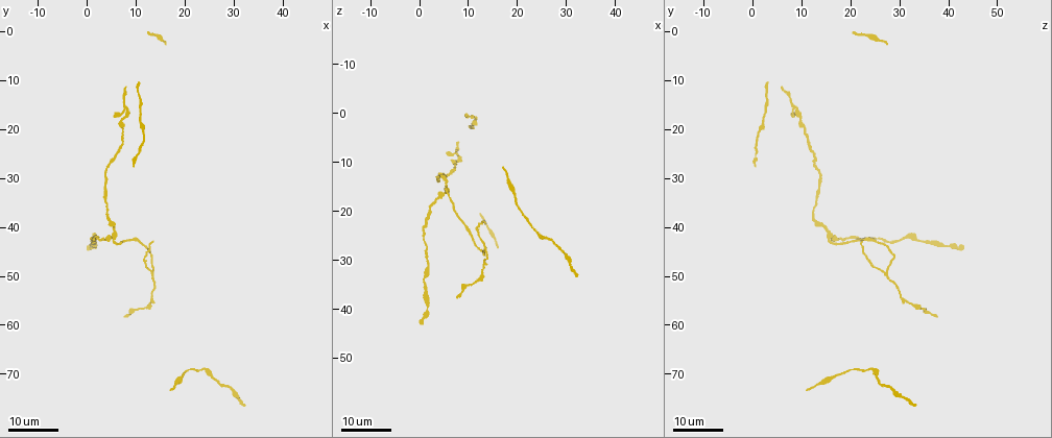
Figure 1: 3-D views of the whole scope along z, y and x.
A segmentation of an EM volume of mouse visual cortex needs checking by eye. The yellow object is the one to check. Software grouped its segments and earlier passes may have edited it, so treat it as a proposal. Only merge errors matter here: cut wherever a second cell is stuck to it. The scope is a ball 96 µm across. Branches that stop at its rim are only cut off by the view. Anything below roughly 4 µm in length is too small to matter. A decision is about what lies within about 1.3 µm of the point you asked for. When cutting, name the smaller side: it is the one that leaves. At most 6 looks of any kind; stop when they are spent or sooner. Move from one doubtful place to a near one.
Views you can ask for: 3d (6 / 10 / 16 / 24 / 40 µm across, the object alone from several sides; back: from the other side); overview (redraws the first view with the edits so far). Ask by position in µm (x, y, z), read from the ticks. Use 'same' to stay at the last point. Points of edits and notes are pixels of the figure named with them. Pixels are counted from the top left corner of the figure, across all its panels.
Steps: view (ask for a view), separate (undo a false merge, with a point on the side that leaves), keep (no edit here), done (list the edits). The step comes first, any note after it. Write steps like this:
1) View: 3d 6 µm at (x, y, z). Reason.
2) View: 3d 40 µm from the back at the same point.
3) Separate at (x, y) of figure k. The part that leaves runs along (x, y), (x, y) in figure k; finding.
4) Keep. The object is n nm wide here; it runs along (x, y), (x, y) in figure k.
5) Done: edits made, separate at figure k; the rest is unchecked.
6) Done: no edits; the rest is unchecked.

View: 3d 16 µm at (23.0, 69.5, 23.5).

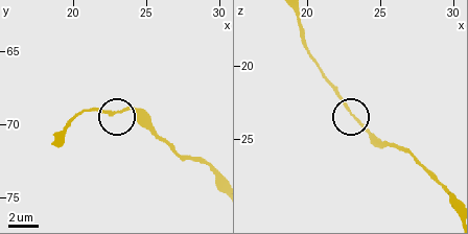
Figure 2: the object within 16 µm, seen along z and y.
View: 3d 10 µm at (23.4, 69.2, 23.8). Zoom in.

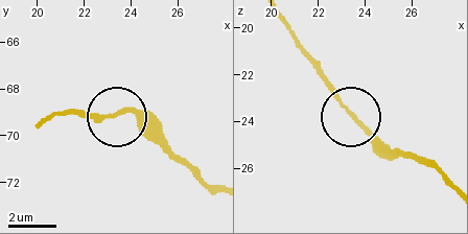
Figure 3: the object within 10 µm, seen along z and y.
Keep. All the same cell.

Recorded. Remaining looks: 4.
View: 3d 16 µm at (13.0, 49.5, 27.0). Two arms in line, one across.

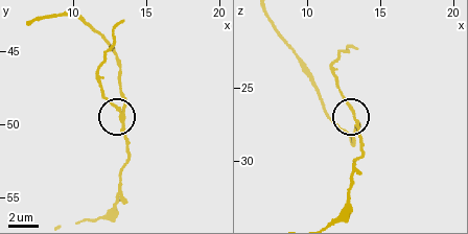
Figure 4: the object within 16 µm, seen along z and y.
View: 3d 6 µm at (13.4, 49.4, 27.0).

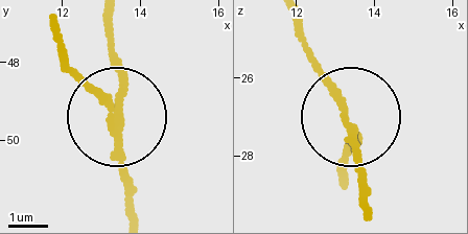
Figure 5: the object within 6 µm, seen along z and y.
Separate at (125, 174) of figure 5. The object is 170 nm wide here; the part that leaves runs along (118, 120), (129, 216) in figure 5; two cells meet here.

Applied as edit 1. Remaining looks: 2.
Done: edits made, separate at figure 5; the rest is unchecked.

